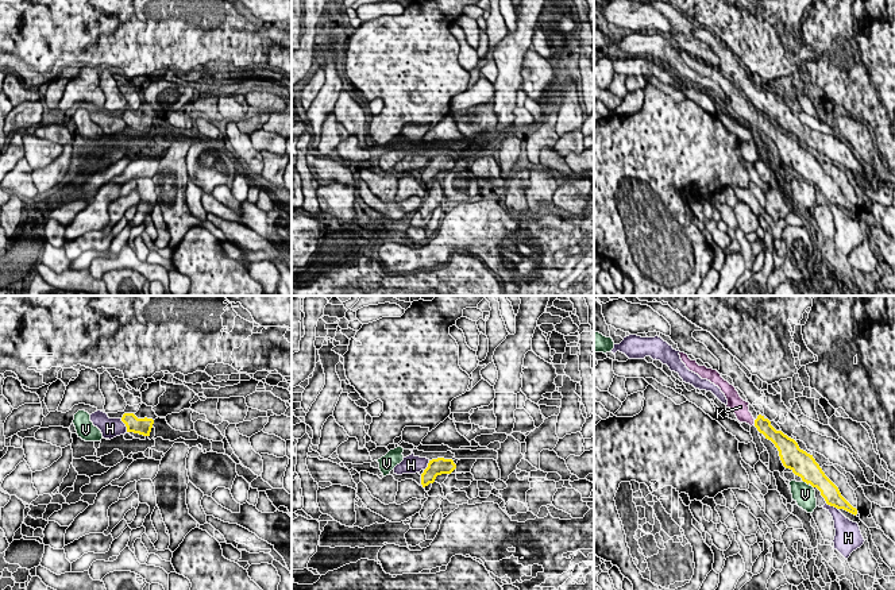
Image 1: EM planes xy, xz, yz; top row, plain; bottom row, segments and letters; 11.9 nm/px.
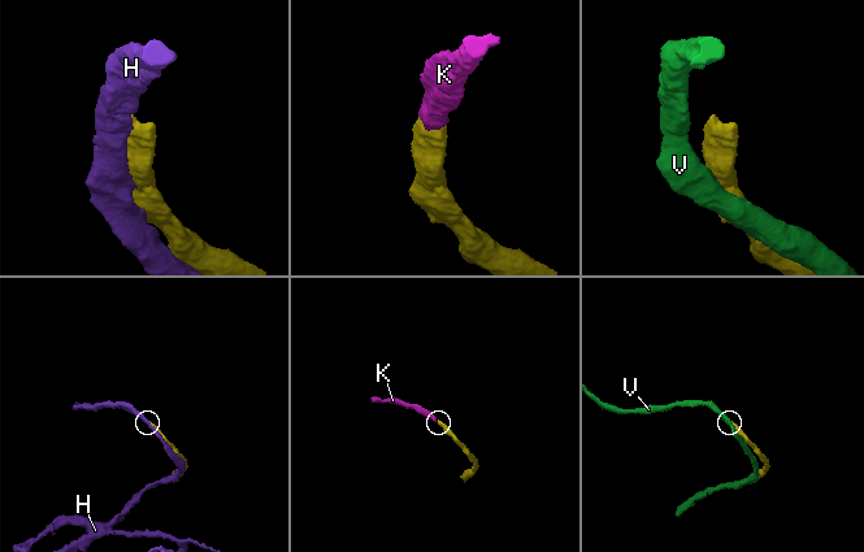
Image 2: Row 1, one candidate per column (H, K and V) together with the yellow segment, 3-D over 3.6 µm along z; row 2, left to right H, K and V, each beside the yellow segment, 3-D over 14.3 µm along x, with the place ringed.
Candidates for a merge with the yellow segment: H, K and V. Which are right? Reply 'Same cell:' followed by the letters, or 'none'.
Same cell: K

